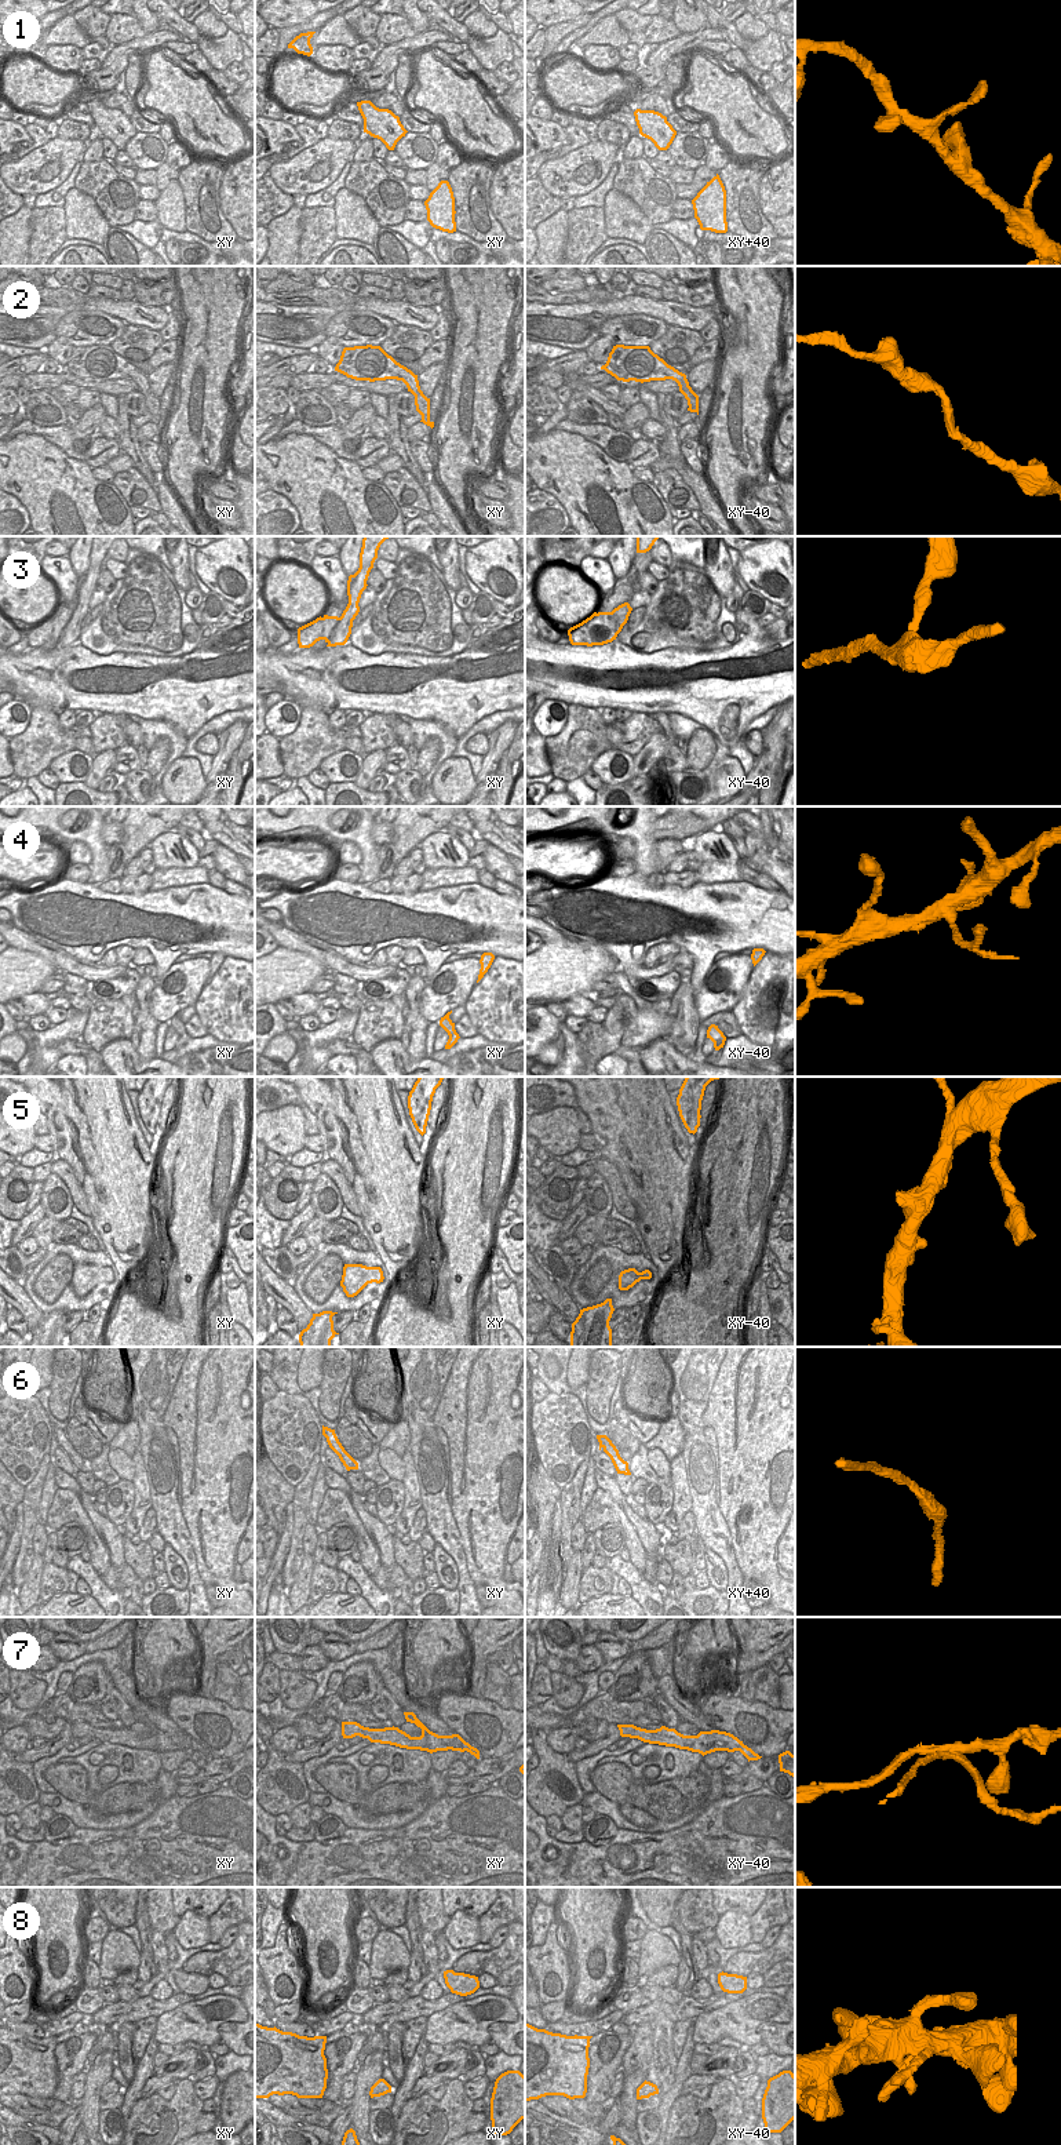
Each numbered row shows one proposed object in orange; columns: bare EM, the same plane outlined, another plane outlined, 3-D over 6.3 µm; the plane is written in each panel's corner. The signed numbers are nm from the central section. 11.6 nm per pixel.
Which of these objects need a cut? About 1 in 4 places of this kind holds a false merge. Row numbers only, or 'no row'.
3, 7.

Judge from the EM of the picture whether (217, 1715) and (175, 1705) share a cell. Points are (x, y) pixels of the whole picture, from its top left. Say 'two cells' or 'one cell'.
one cell

